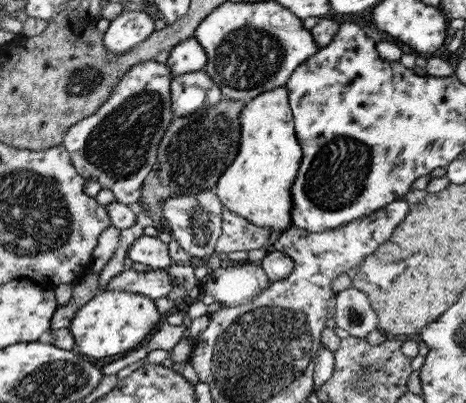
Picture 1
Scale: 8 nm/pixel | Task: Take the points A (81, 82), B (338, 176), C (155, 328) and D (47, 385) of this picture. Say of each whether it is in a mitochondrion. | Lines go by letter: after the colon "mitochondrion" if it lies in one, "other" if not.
A: mitochondrion
B: mitochondrion
C: other
D: mitochondrion

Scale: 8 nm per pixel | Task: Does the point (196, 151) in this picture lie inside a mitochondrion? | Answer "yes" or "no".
yes

